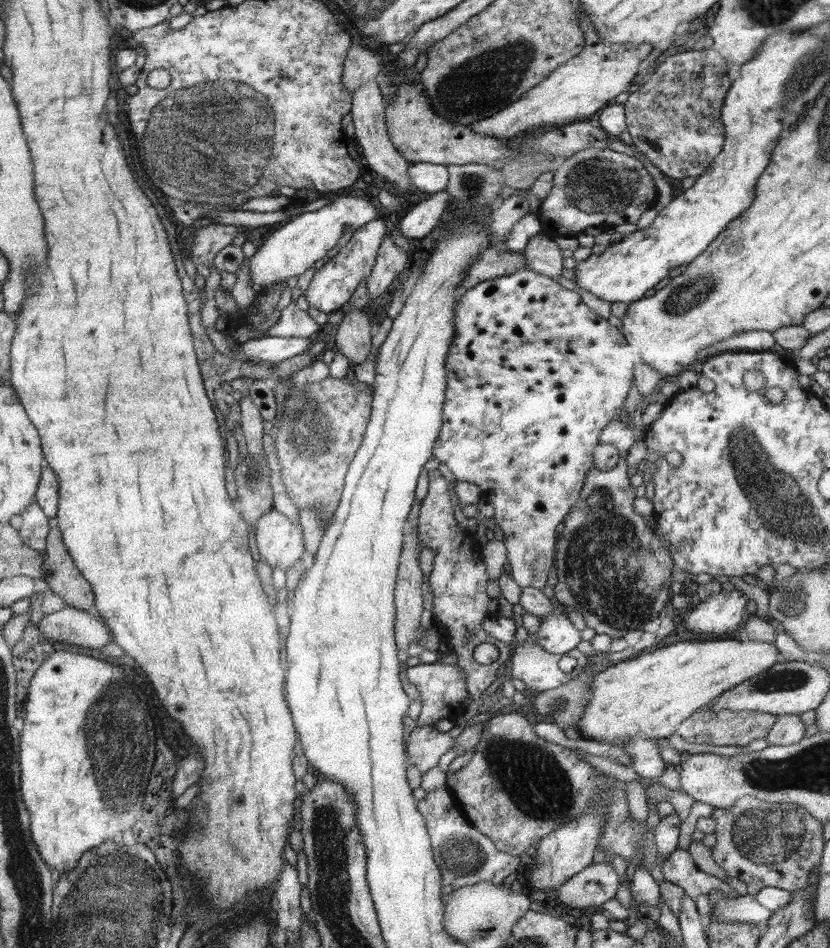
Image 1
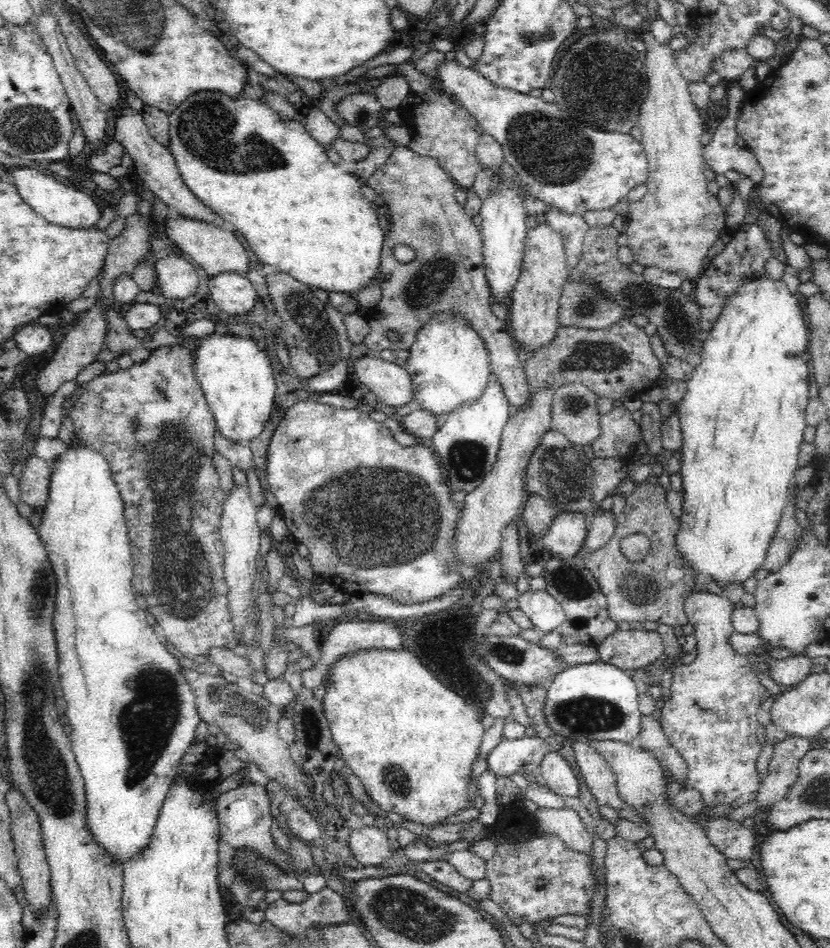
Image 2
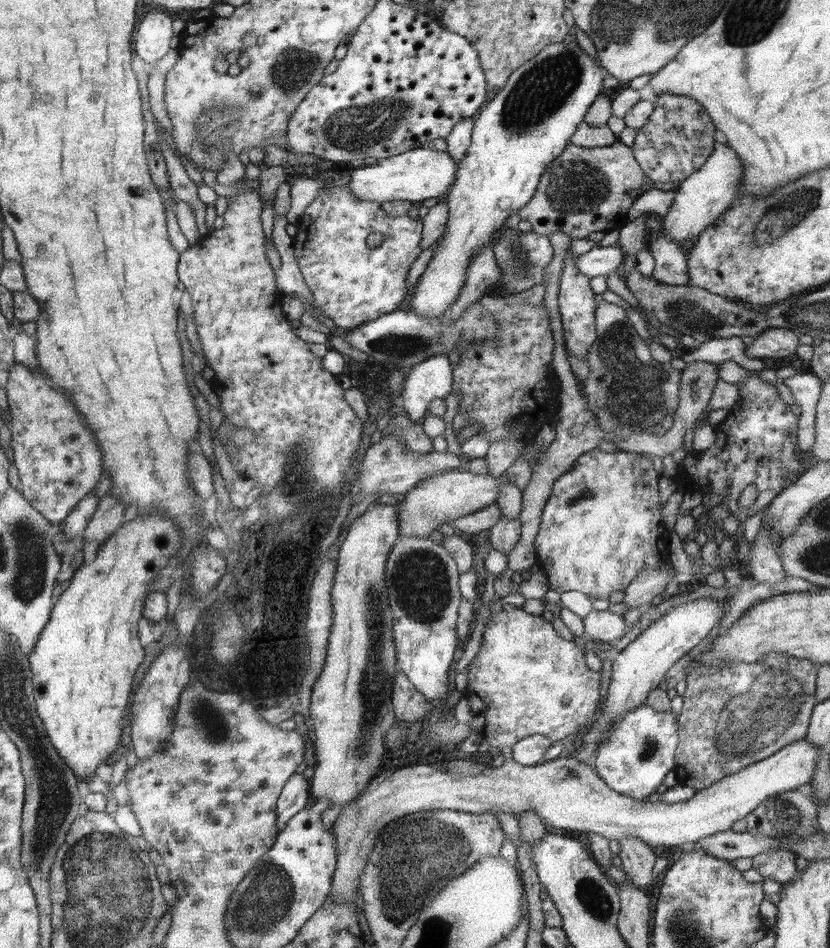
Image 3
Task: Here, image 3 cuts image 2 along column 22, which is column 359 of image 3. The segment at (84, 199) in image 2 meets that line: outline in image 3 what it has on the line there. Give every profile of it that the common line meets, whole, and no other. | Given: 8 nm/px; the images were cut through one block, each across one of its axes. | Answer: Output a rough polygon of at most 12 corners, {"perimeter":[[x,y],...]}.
{"perimeter":[[414,148],[354,168],[347,187],[378,204],[443,199],[458,162]]}

